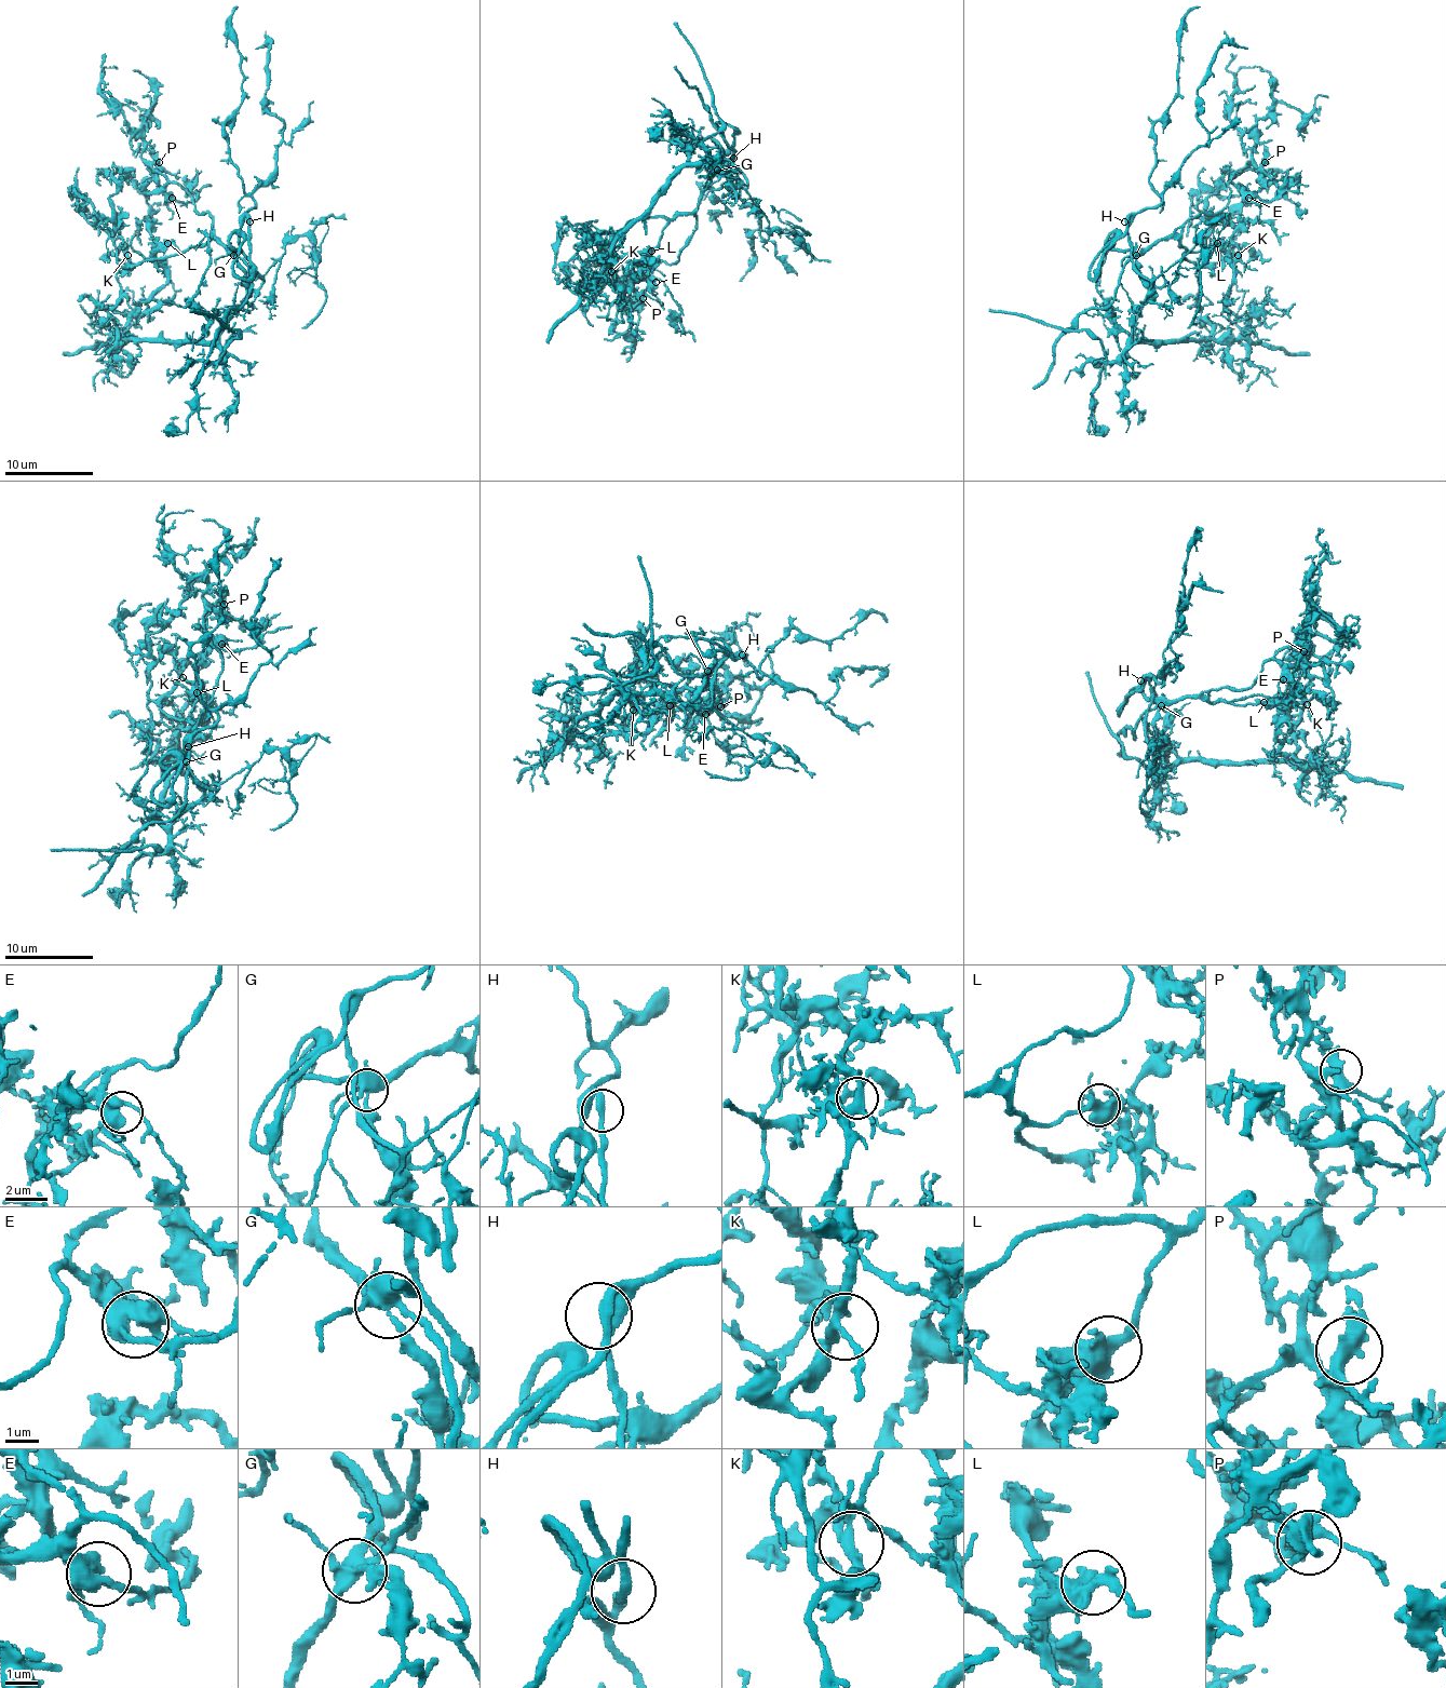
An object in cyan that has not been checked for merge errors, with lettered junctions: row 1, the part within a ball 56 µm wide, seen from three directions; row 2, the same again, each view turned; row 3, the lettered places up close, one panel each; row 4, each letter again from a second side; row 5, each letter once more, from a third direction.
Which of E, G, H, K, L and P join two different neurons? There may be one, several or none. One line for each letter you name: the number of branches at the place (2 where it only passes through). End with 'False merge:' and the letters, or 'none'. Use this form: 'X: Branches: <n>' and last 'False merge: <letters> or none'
G: Branches: 6
False merge: G

